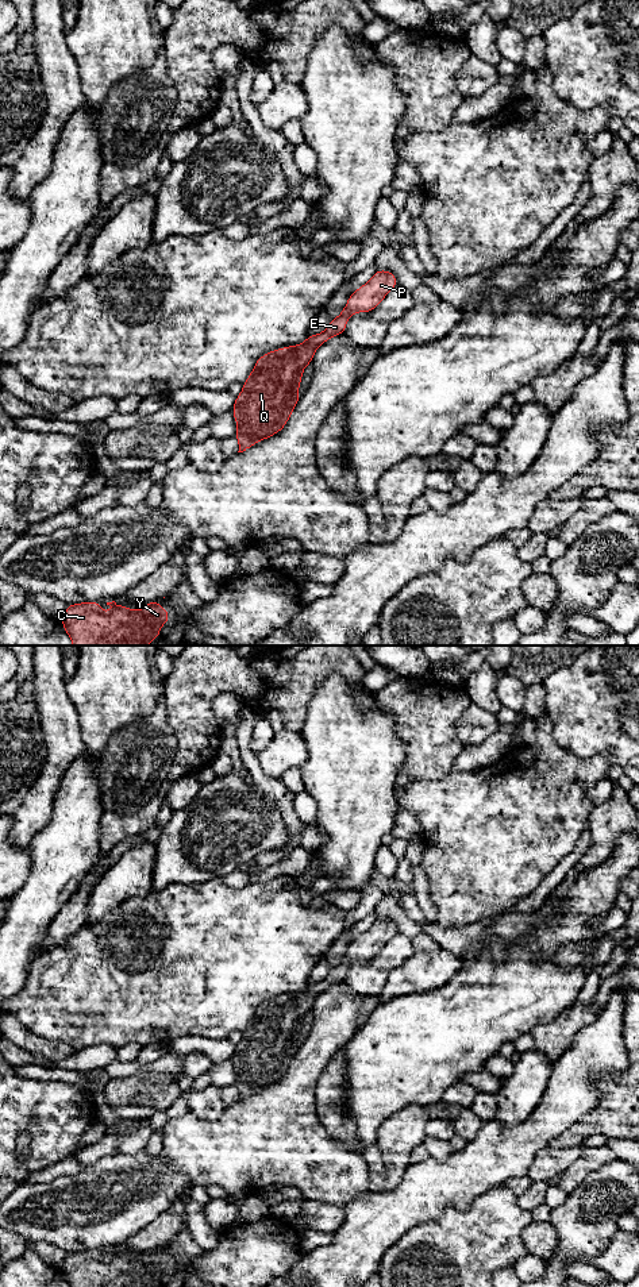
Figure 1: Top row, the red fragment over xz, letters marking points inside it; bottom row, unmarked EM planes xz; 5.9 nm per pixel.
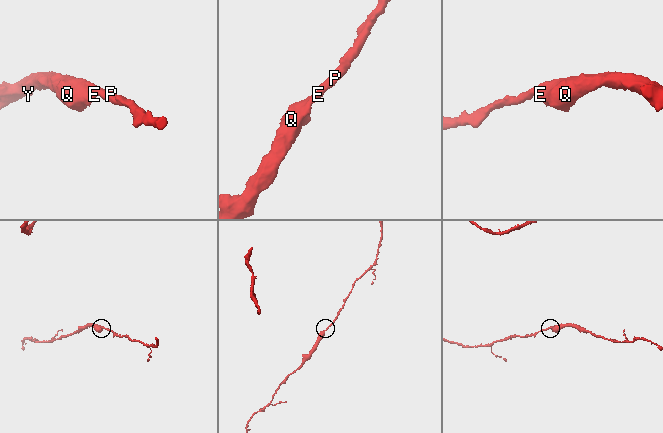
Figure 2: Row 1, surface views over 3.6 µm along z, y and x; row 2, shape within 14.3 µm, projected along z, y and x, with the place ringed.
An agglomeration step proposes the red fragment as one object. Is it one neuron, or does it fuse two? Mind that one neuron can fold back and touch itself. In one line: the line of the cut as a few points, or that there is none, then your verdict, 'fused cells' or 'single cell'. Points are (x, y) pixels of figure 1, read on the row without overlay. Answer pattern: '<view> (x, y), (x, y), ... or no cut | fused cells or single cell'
no cut | single cell

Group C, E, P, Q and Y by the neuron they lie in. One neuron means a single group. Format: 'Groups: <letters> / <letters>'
Groups: C E P Q Y

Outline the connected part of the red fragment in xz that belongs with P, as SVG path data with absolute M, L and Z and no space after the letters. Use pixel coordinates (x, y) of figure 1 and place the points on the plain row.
M377 918L369 930L350 943L342 962L331 967L322 982L309 983L301 993L277 997L257 1007L231 1059L238 1074L238 1101L285 1075L300 1048L297 1039L303 1018L312 1012L317 995L332 984L344 982L347 968L354 962L372 960L396 935L394 922Z

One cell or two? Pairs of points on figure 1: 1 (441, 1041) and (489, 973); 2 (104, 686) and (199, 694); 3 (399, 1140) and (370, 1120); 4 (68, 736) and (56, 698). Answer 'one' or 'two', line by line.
1: one
2: two
3: two
4: one

